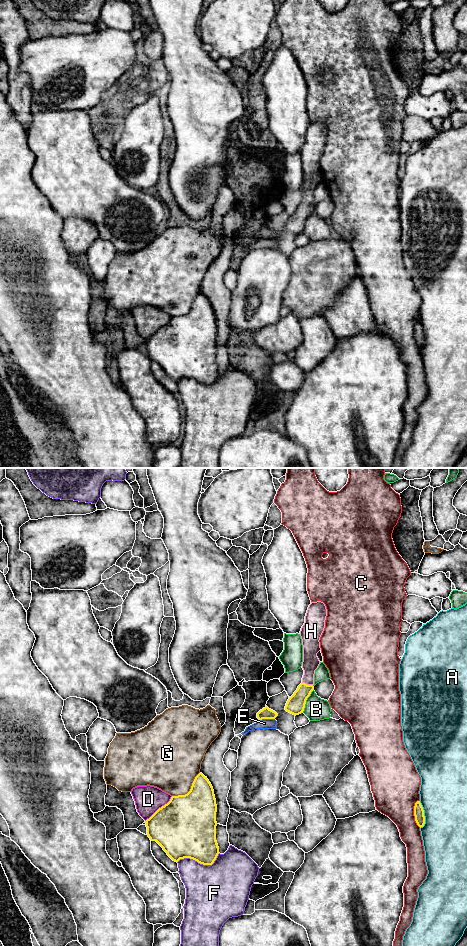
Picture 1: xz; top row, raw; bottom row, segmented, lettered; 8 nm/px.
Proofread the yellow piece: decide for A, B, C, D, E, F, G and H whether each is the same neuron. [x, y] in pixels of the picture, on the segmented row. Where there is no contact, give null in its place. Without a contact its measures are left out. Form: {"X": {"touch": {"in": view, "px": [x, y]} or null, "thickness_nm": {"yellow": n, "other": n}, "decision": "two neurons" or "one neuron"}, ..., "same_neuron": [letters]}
{"A": {"touch": {"in": "xz", "px": [423, 815]}, "thickness_nm": {"yellow": 80, "other": 380}, "decision": "two neurons"}, "B": {"touch": {"in": "xz", "px": [305, 701]}, "thickness_nm": {"yellow": 150, "other": 190}, "decision": "two neurons"}, "C": {"touch": {"in": "xz", "px": [414, 814]}, "thickness_nm": {"yellow": 80, "other": 360}, "decision": "two neurons"}, "D": {"touch": {"in": "xz", "px": [159, 808]}, "thickness_nm": {"yellow": 480, "other": 220}, "decision": "two neurons"}, "E": {"touch": {"in": "xz", "px": [266, 718]}, "thickness_nm": {"yellow": 90, "other": 80}, "decision": "two neurons"}, "F": {"touch": {"in": "xz", "px": [199, 862]}, "thickness_nm": {"yellow": 400, "other": 420}, "decision": "two neurons"}, "G": {"touch": {"in": "xz", "px": [190, 790]}, "thickness_nm": {"yellow": 440, "other": 420}, "decision": "two neurons"}, "H": {"touch": {"in": "xz", "px": [306, 684]}, "thickness_nm": {"yellow": 150, "other": 130}, "decision": "one neuron"}, "same_neuron": ["H"]}

